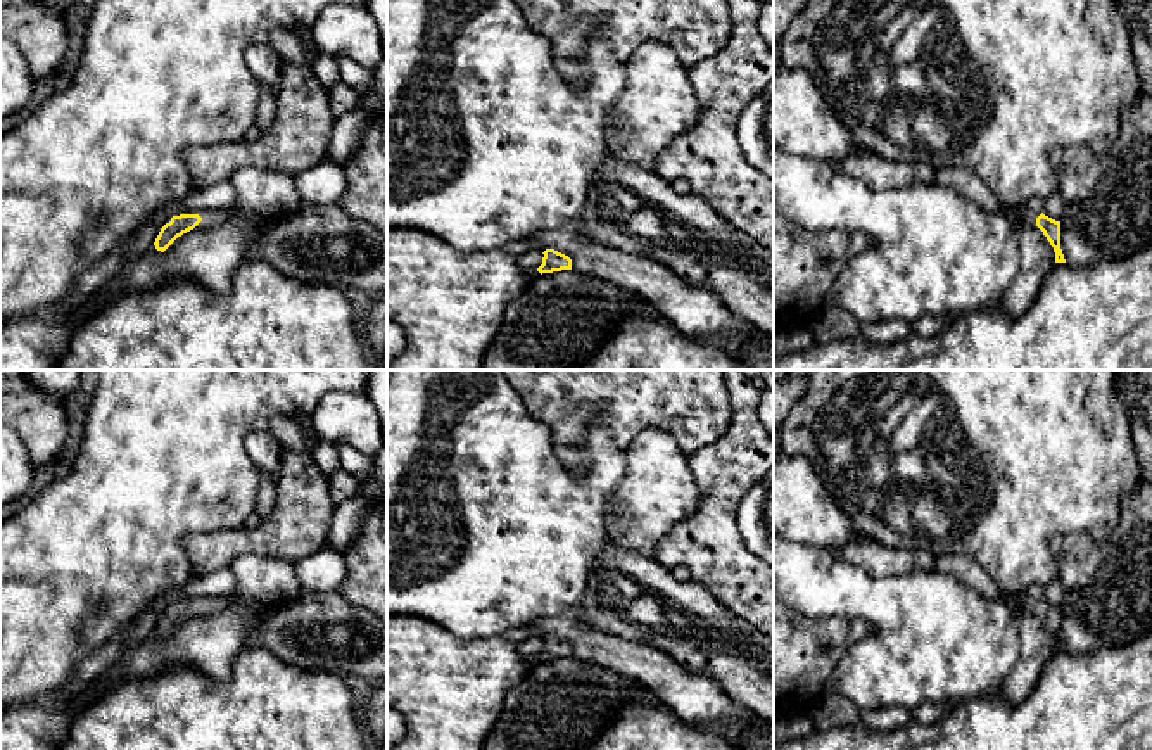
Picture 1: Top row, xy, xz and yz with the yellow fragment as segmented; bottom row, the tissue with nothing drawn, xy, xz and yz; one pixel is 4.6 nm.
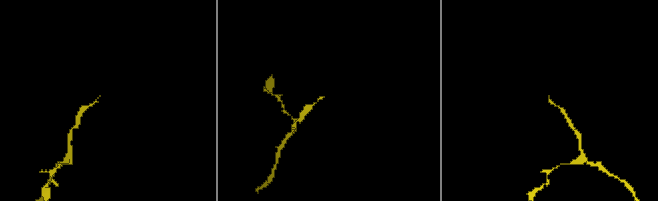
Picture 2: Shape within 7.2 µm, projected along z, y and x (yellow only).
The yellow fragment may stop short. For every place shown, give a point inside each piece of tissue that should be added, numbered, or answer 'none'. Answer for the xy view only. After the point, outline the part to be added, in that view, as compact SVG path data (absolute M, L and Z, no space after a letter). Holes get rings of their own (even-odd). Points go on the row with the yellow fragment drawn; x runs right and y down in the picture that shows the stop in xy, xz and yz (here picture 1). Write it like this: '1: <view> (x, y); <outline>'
1: xy (215, 216); M225 207L223 209L211 209L211 211L204 213L200 218L209 226L221 225L226 219Z

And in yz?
1: yz (1018, 216); M1012 207L1009 213L1005 213L1016 230L1019 230L1024 223L1036 223L1036 218L1033 218L1024 207Z

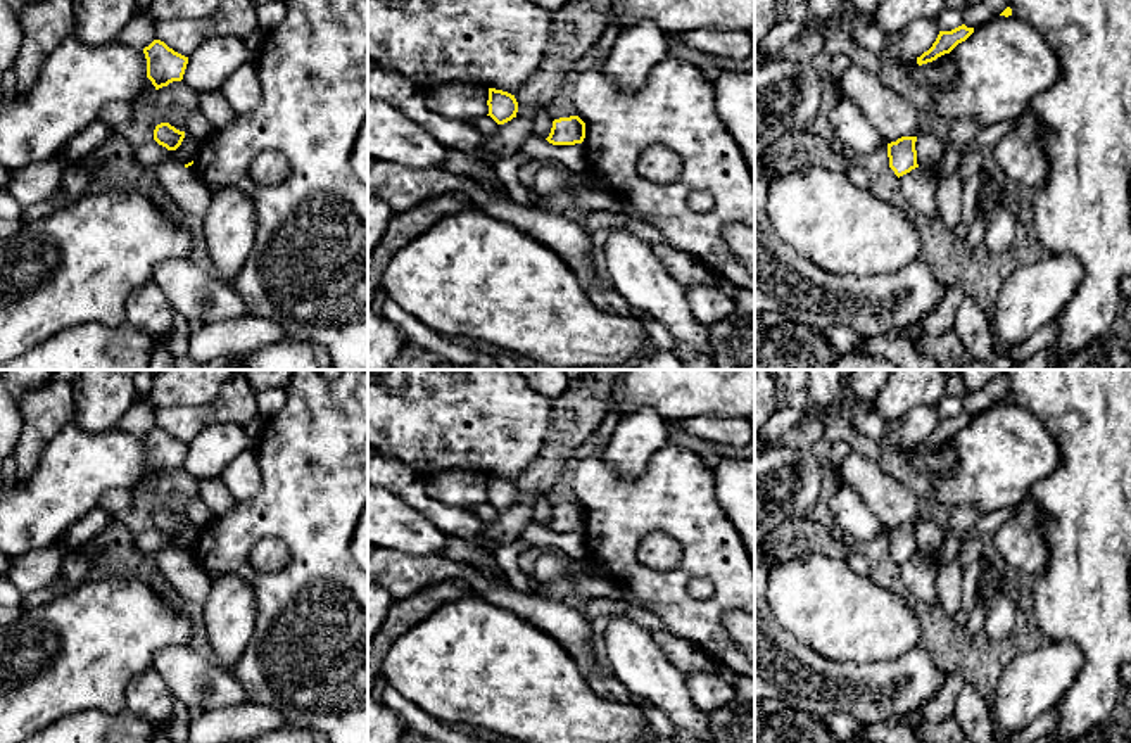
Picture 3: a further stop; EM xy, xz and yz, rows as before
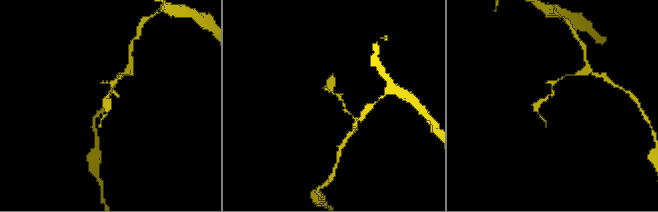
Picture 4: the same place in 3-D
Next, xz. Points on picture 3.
none

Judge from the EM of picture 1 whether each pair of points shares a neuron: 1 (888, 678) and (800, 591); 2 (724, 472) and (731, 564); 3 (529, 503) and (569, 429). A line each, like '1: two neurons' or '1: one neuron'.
1: one neuron
2: one neuron
3: two neurons

